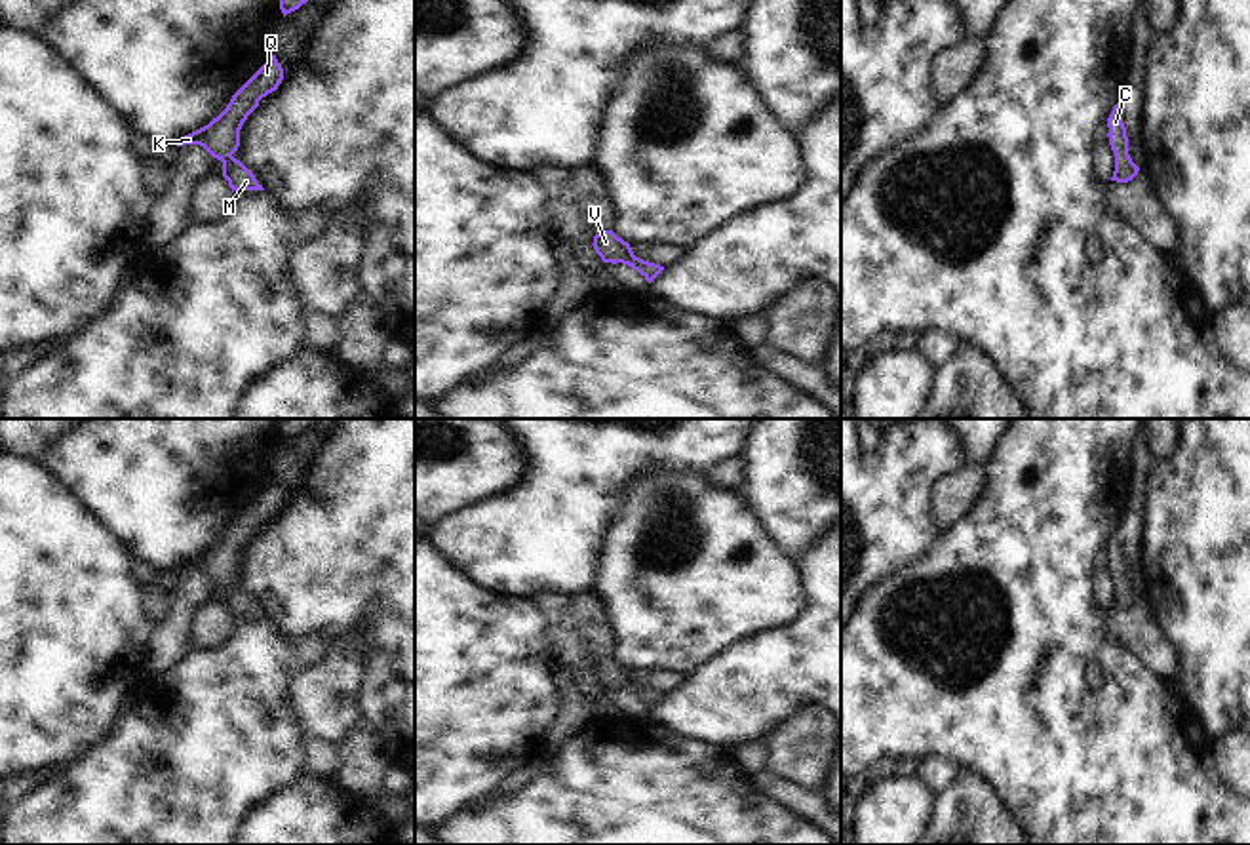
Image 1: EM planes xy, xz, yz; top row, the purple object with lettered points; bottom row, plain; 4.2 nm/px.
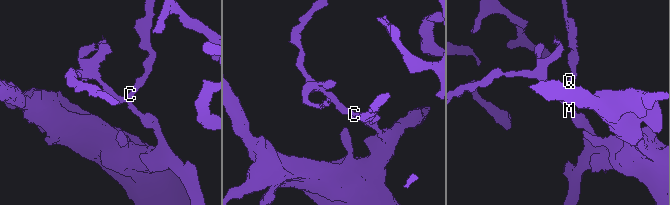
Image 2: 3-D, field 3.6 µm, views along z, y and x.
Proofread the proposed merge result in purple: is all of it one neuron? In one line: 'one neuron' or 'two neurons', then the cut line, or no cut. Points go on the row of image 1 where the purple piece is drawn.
one neuron | no cut

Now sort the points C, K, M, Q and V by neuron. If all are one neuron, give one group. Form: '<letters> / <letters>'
C K M Q V

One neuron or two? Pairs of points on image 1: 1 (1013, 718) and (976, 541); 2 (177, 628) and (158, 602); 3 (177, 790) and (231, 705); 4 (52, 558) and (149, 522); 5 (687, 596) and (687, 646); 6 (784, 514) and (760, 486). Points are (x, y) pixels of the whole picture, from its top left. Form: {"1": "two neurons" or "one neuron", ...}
{"1": "one neuron", "2": "two neurons", "3": "one neuron", "4": "two neurons", "5": "one neuron", "6": "one neuron"}

